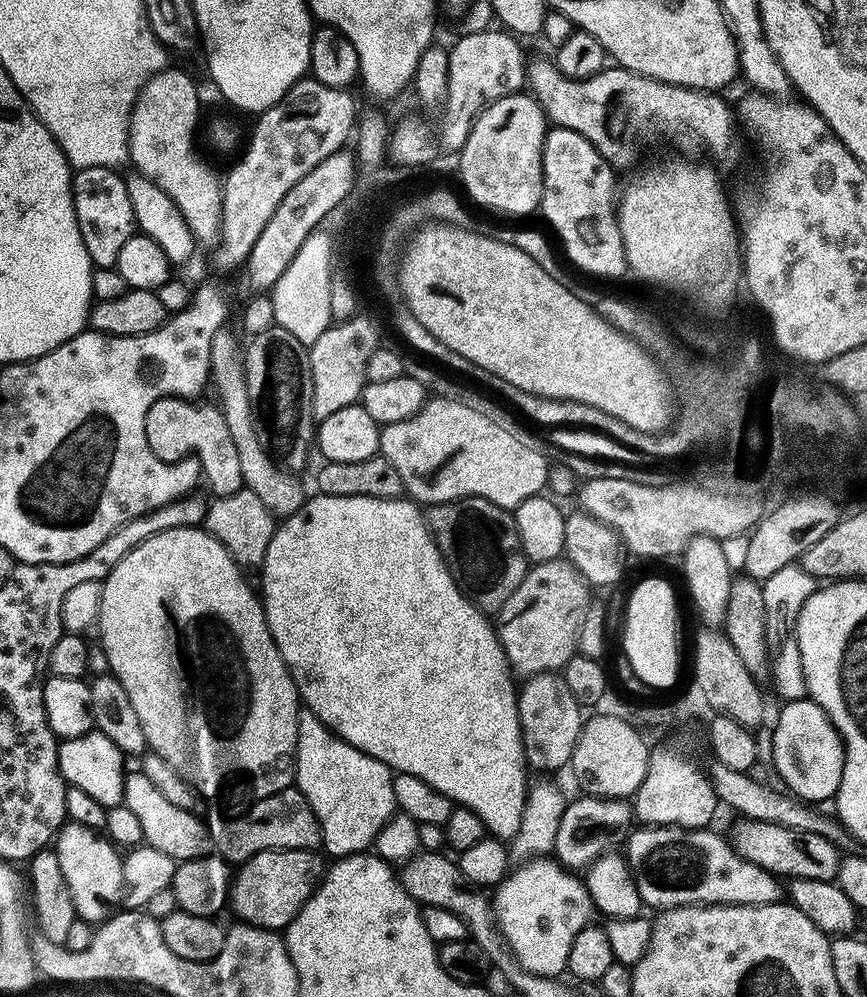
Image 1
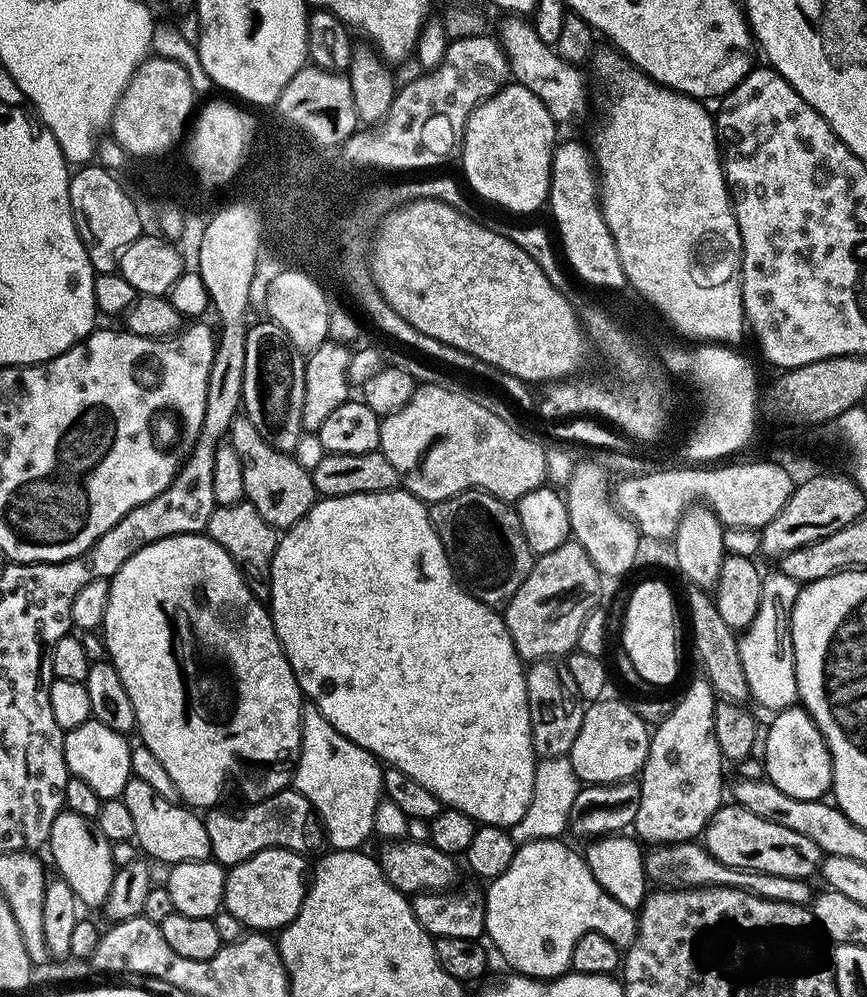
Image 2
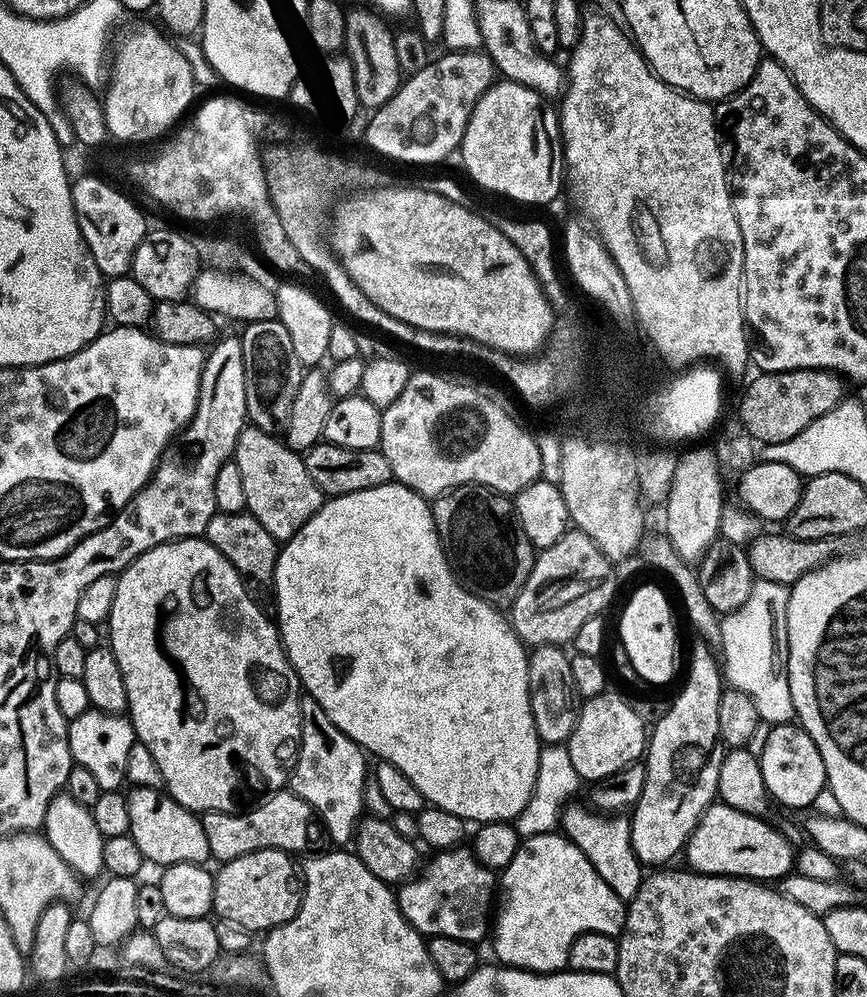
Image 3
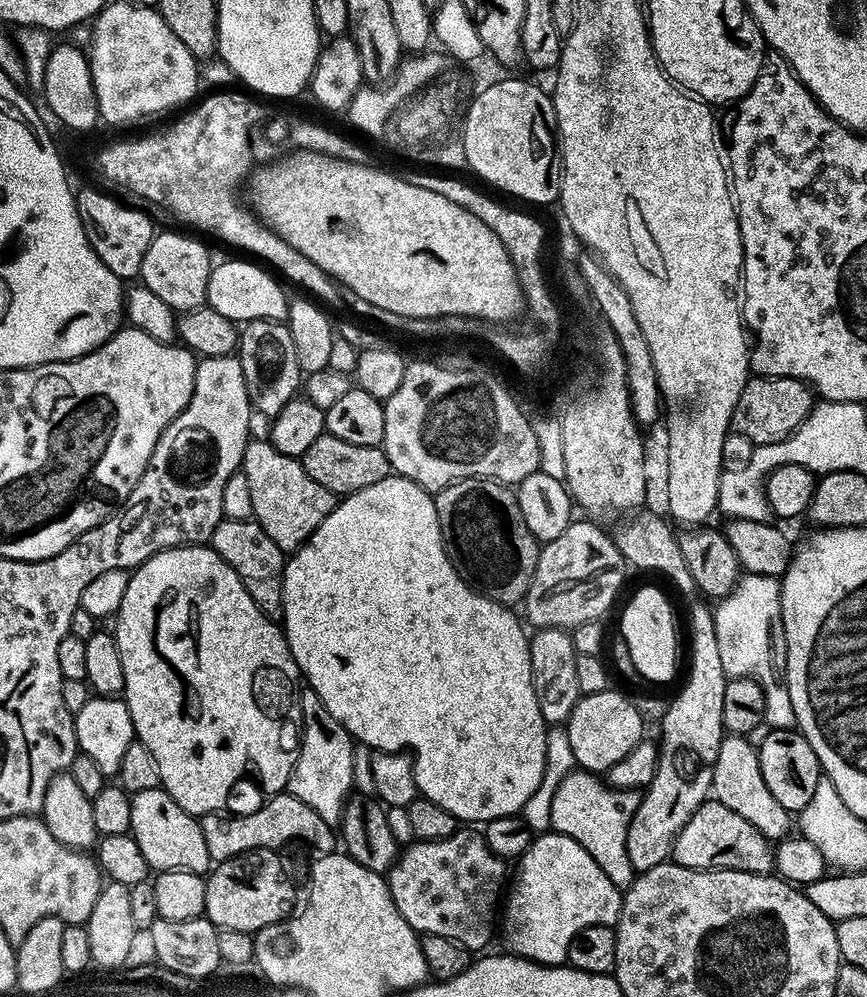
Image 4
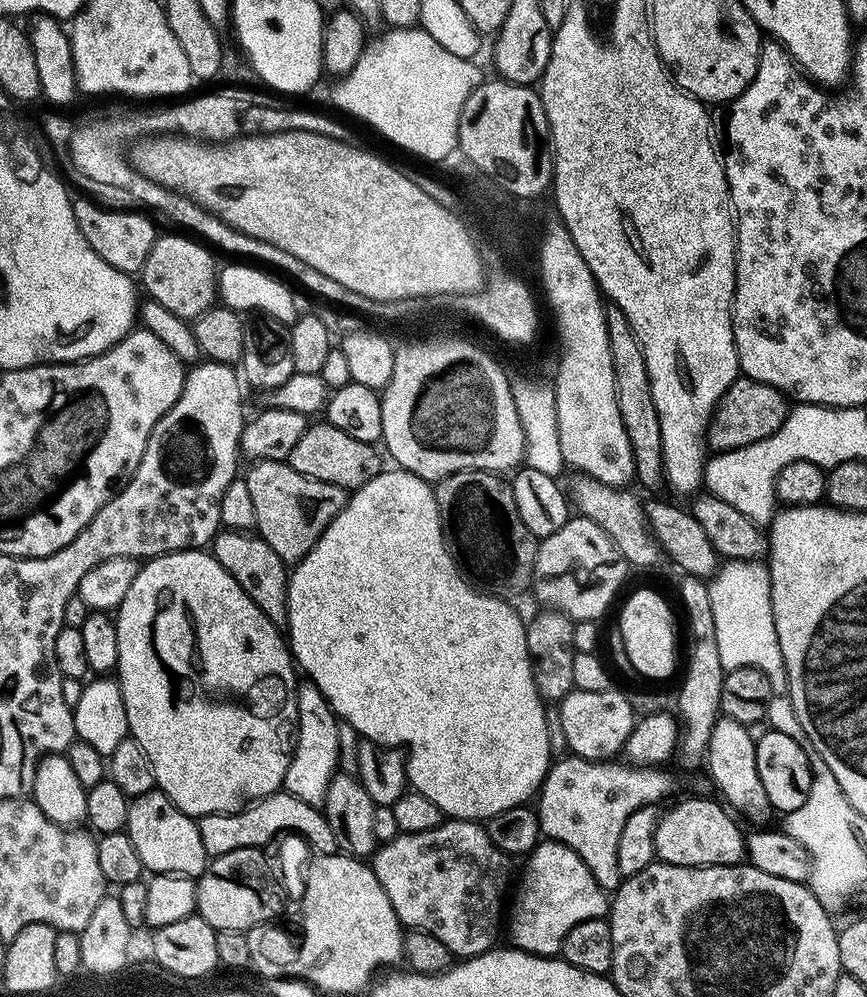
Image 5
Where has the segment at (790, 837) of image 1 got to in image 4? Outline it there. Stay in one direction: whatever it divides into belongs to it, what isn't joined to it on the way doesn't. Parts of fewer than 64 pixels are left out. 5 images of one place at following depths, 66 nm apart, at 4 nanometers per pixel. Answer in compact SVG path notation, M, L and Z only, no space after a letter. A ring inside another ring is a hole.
M709 798L677 834L672 844L671 859L687 868L725 868L768 874L774 868L774 848L746 818L715 798Z

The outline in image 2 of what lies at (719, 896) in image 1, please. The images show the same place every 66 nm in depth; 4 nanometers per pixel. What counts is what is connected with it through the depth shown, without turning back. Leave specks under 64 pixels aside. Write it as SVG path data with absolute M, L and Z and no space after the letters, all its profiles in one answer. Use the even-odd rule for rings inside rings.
M700 842L683 844L661 844L653 847L644 858L644 874L649 885L660 890L670 888L741 888L744 892L753 892L774 902L807 905L813 899L814 888L807 879L786 878L782 874L765 872L747 872L741 868L731 868L718 858L714 858ZM652 852L652 853L651 853Z

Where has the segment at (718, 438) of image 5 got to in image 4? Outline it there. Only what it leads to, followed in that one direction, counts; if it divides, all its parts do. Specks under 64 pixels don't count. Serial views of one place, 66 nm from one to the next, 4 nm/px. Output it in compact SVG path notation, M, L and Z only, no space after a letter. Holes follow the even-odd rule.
M753 375L744 384L742 394L738 394L738 404L732 411L731 431L749 440L752 446L782 442L812 413L813 407L814 393L801 380Z

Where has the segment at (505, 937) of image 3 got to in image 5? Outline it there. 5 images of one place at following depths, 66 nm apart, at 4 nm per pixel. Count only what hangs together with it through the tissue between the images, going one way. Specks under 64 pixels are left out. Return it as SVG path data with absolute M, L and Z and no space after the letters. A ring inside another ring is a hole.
M541 839L540 843L528 853L528 865L524 868L524 877L520 880L520 889L516 892L516 901L512 904L512 913L507 913L506 928L511 947L522 952L530 952L533 956L555 957L564 947L564 940L578 926L587 920L598 920L607 917L610 911L609 893L590 874L590 870L570 846L560 844L556 840Z

